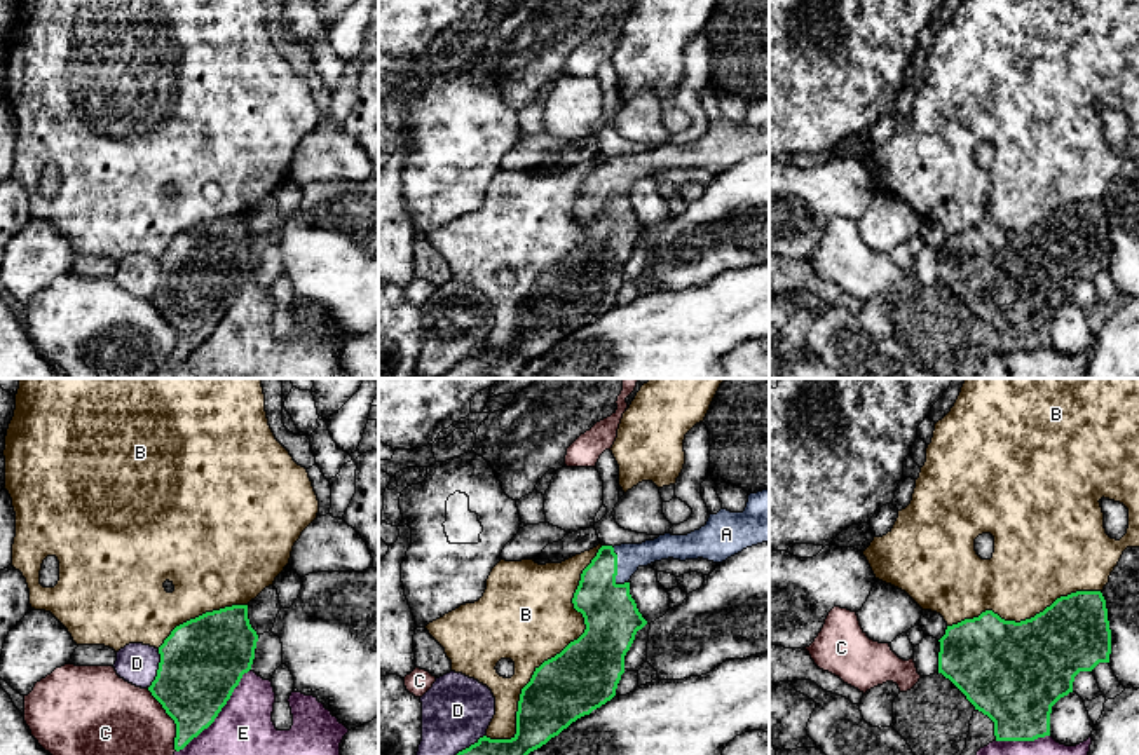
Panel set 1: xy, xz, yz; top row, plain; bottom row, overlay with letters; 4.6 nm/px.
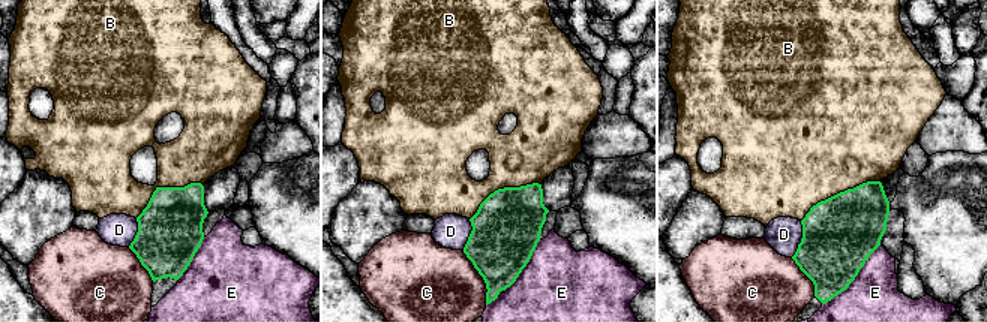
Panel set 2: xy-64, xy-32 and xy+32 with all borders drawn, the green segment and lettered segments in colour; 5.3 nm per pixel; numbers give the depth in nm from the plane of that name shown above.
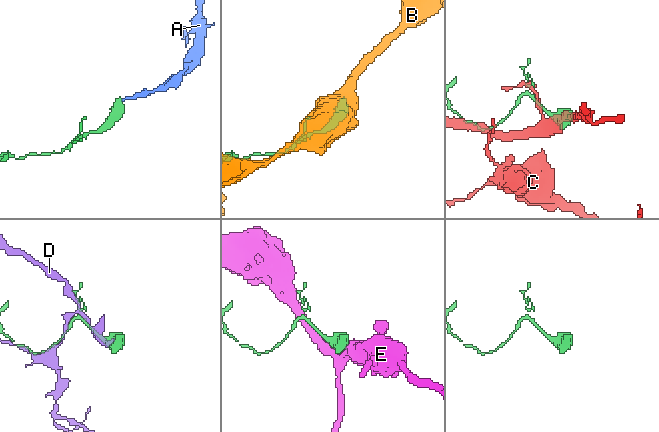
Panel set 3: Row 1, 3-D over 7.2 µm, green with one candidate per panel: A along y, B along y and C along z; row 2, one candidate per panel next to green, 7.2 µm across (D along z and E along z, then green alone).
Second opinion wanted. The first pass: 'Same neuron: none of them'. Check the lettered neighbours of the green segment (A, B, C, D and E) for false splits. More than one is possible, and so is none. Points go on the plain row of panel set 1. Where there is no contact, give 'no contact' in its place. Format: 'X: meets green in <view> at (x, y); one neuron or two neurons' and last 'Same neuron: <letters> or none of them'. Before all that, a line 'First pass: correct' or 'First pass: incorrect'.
First pass: incorrect
A: meets green in xz at (616, 180); one neuron
B: meets green in xz at (557, 264); two neurons
C: meets green in xy at (171, 326); two neurons
D: meets green in xy at (159, 278); two neurons
E: meets green in xy at (218, 321); two neurons
Same neuron: A

